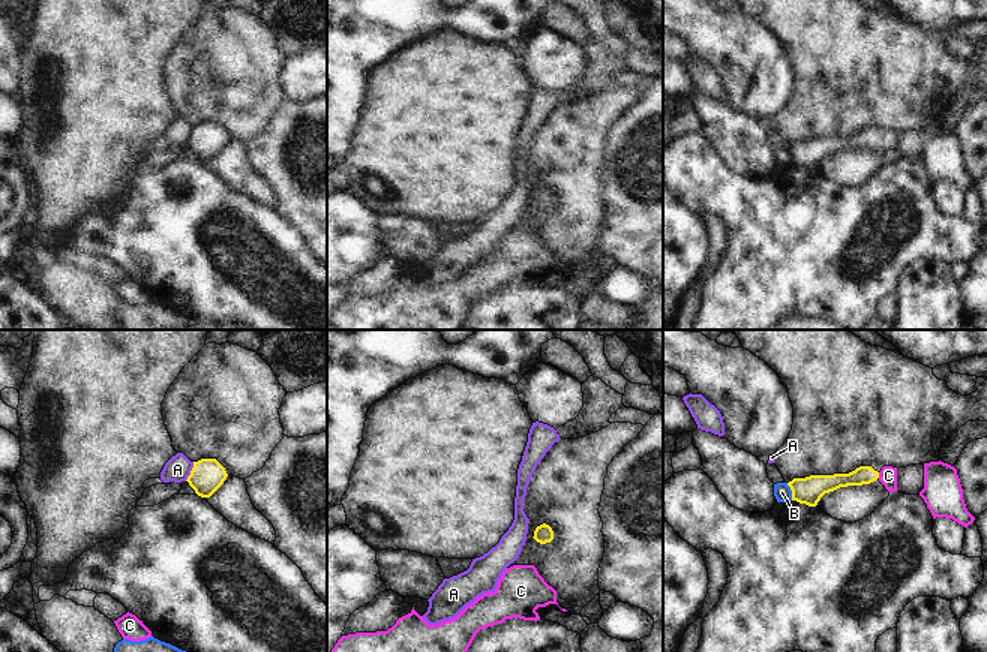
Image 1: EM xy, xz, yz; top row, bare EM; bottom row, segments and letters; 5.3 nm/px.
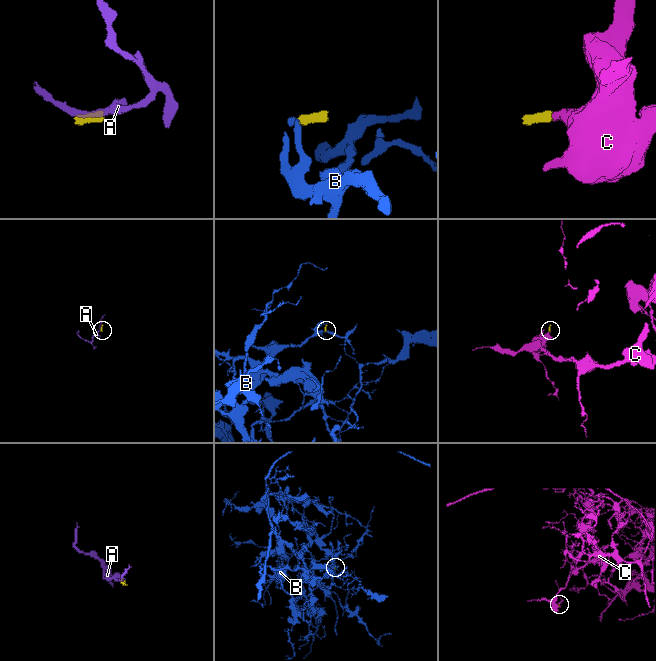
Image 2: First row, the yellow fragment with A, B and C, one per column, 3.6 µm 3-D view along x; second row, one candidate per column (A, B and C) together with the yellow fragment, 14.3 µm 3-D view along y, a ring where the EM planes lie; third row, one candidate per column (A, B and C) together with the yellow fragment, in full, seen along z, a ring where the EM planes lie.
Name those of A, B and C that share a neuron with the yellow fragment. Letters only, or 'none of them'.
C

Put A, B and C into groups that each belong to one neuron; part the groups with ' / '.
A / B / C

